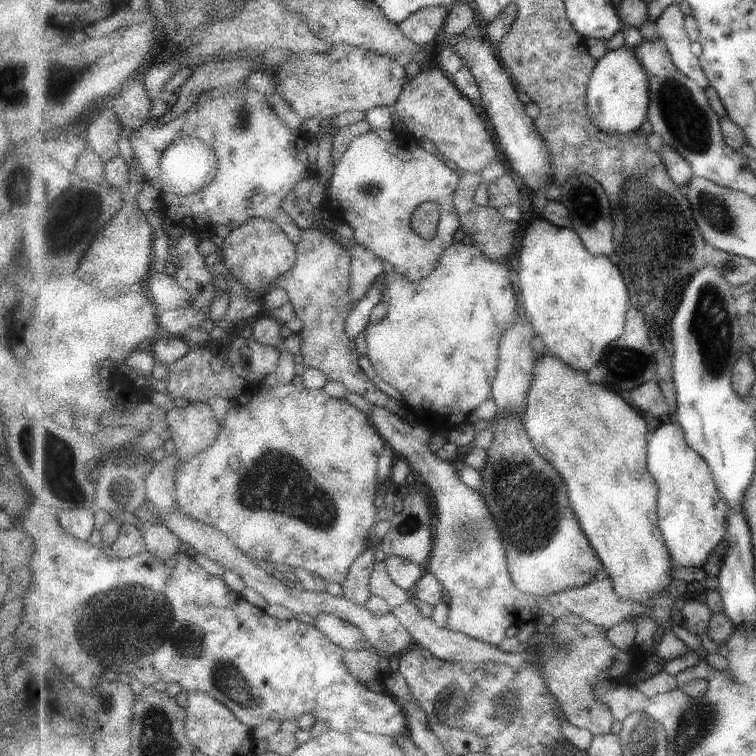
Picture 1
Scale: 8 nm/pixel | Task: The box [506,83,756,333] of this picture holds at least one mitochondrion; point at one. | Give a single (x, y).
(719, 216)

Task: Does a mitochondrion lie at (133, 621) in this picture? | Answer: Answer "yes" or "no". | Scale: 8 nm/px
yes

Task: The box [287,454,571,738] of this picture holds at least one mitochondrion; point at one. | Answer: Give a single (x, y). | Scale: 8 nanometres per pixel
(503, 696)

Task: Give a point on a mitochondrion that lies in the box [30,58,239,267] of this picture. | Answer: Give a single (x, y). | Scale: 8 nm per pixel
(50, 95)

